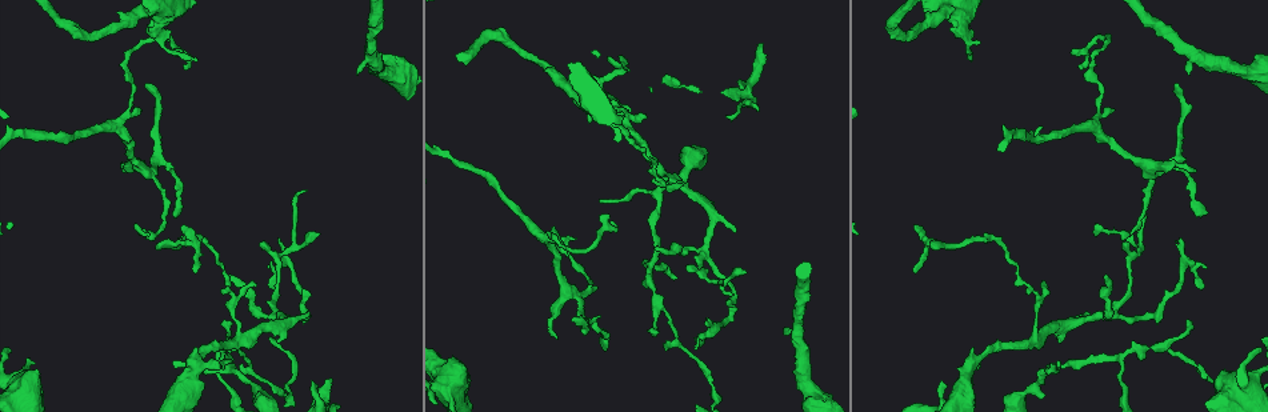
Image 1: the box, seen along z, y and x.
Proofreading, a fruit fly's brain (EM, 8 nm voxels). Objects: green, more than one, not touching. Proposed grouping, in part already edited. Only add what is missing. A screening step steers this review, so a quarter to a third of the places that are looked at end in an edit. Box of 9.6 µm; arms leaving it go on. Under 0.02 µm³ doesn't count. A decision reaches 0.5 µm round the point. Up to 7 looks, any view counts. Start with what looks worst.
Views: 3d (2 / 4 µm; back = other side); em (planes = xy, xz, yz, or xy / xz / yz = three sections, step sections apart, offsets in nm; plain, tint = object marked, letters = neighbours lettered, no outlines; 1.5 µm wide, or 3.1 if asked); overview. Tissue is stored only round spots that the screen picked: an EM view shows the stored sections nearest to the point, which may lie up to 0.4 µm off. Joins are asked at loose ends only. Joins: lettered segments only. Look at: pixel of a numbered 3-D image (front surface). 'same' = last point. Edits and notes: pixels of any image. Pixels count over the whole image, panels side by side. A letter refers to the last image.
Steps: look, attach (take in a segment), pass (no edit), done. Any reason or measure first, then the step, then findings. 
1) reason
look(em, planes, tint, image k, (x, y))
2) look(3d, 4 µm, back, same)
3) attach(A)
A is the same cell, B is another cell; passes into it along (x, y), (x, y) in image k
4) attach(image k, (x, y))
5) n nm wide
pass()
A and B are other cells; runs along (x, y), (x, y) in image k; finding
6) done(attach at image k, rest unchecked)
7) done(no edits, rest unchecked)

free end
look(3d, 4 µm, image 1, (736, 229))

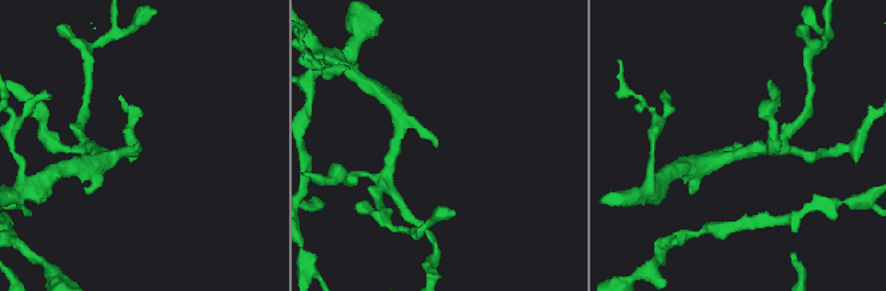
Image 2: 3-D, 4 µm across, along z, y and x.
now the EM
look(em, planes, letters, image 2, (137, 147))

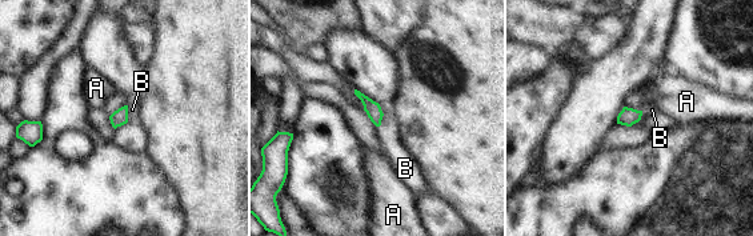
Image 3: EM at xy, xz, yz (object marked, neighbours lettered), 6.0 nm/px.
attach(B)
B is the same cell, A is another cell; the cell continues

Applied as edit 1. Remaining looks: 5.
look(overview)

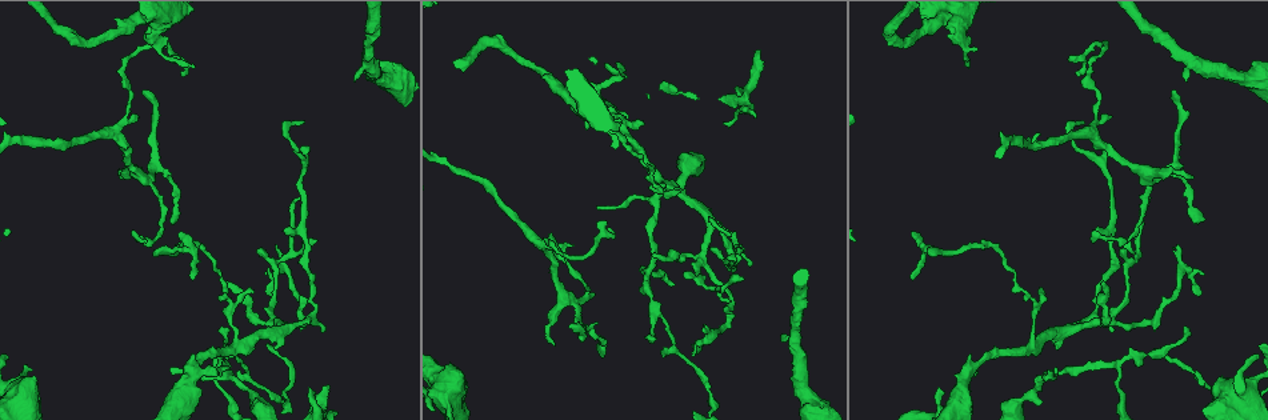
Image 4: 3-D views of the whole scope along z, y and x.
look(em, xy, step 8, tint, image 4, (975, 375))

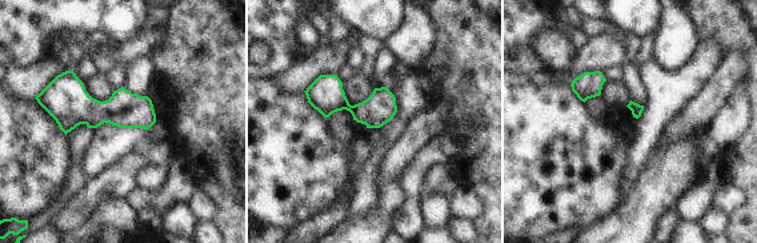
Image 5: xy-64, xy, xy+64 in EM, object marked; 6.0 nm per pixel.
look(em, xy, step 8, letters, same)

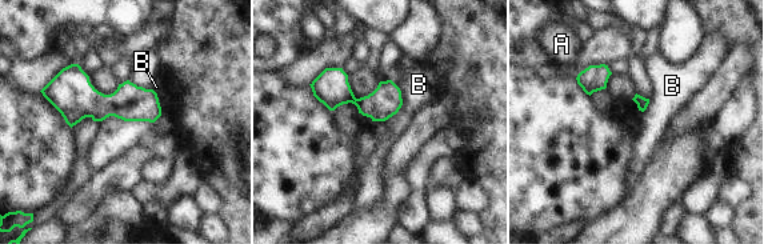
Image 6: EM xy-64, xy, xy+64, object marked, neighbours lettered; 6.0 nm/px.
pass()
A and B are other cells; border along (391, 79), (402, 107), (384, 122) in image 6; no lettered segment goes on from it

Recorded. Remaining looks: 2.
done(attach at image 3, rest unchecked)

